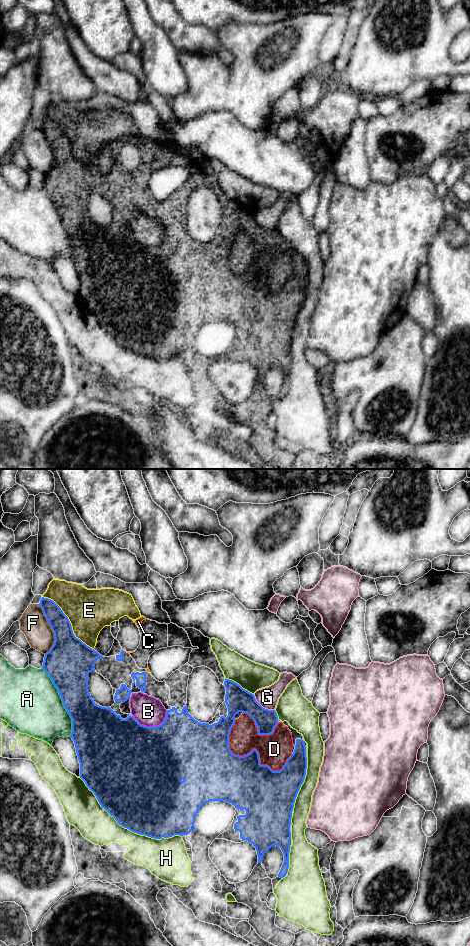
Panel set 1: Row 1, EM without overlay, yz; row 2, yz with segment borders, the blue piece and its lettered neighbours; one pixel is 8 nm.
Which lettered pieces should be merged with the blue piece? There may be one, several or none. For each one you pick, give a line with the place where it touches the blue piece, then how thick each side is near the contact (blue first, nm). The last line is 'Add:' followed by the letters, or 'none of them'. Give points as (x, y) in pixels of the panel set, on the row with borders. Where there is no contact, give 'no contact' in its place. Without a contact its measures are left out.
Add: none of them

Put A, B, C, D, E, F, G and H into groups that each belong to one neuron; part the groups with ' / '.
A / B C D E / F / G / H

